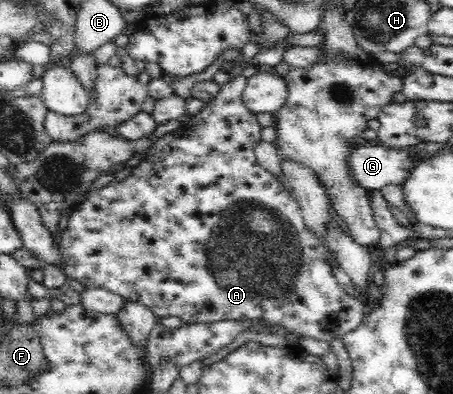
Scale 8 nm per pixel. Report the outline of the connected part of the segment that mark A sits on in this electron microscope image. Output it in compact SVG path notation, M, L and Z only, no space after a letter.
M244 75L232 78L221 87L221 92L209 106L205 105L201 111L193 115L179 128L167 132L159 137L154 145L144 152L140 163L131 169L131 175L121 182L113 181L92 193L80 204L80 207L72 213L68 220L67 229L61 235L61 243L58 244L60 255L64 260L64 270L67 280L76 280L85 285L87 289L99 288L117 294L131 302L147 306L155 317L177 317L183 325L195 323L214 323L220 320L247 320L255 319L259 322L271 324L281 323L283 328L289 328L293 332L311 336L317 340L331 342L334 338L342 337L347 332L355 330L363 318L365 312L361 304L351 300L343 294L332 270L327 265L327 249L323 241L317 241L317 237L307 233L303 224L301 213L294 196L289 189L281 183L277 175L265 170L254 155L253 144L261 139L261 125L257 124L255 113L249 111L249 122L241 124L245 118L247 107L242 99L243 90L247 84Z

